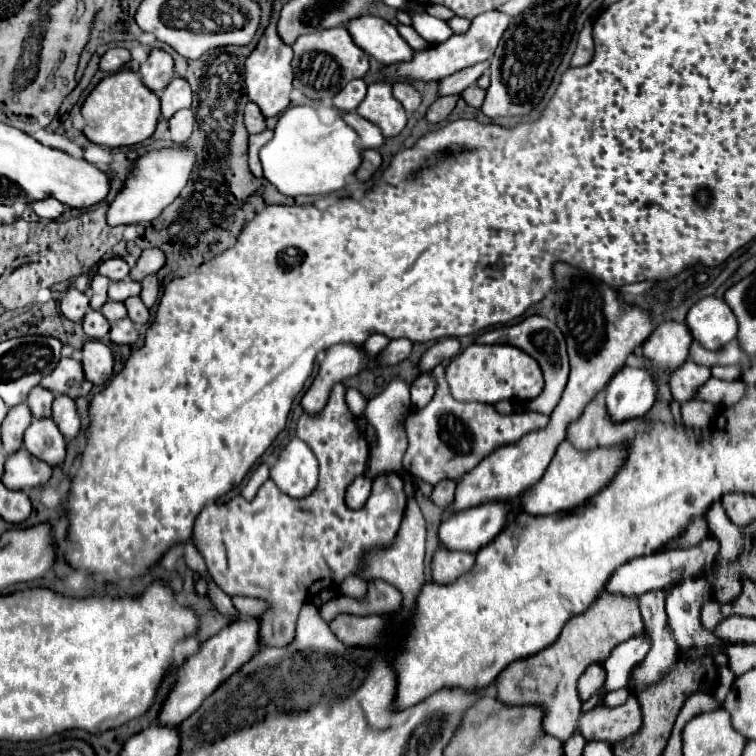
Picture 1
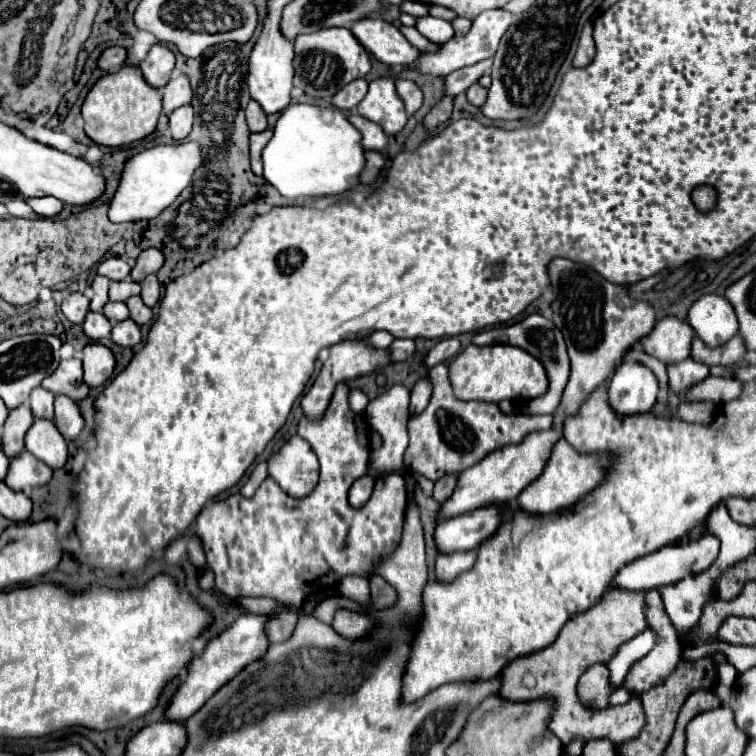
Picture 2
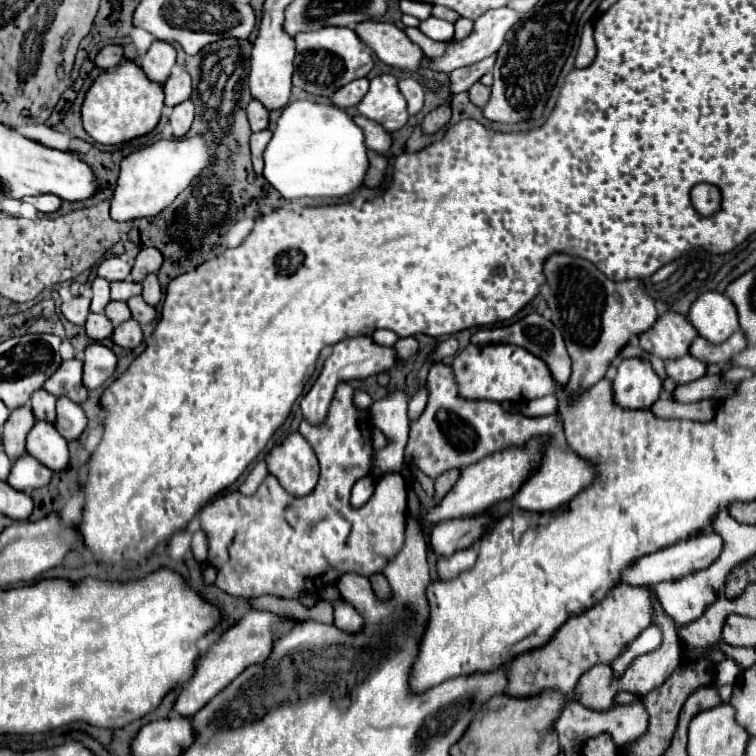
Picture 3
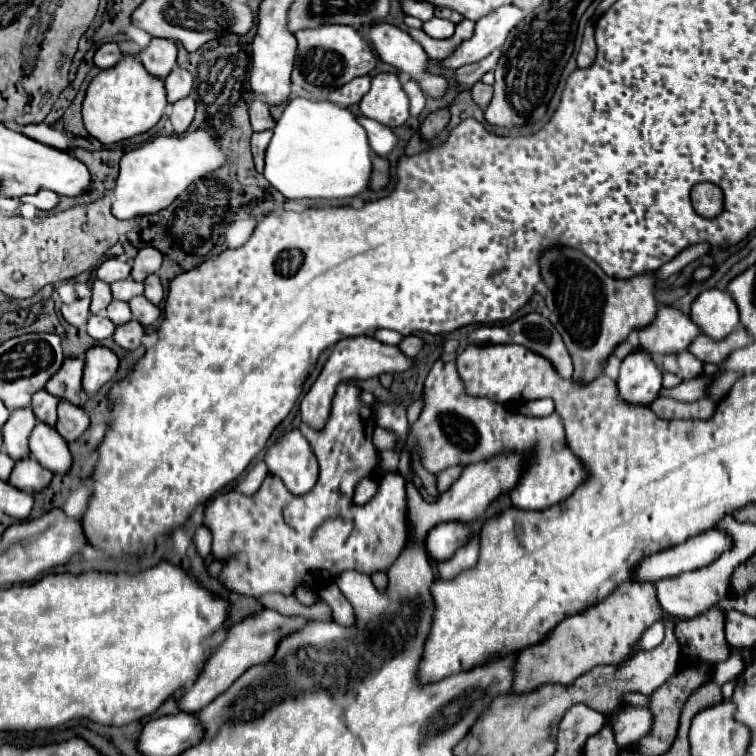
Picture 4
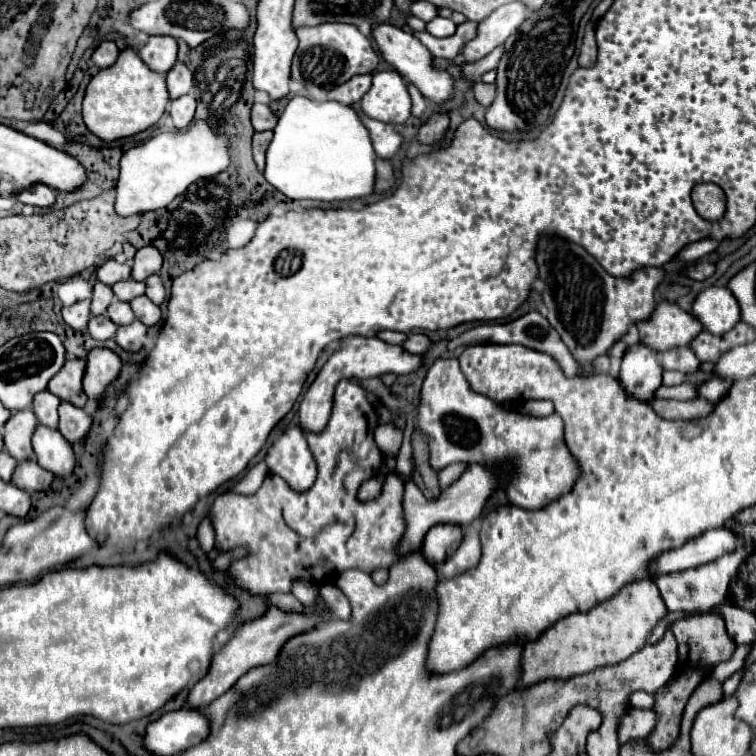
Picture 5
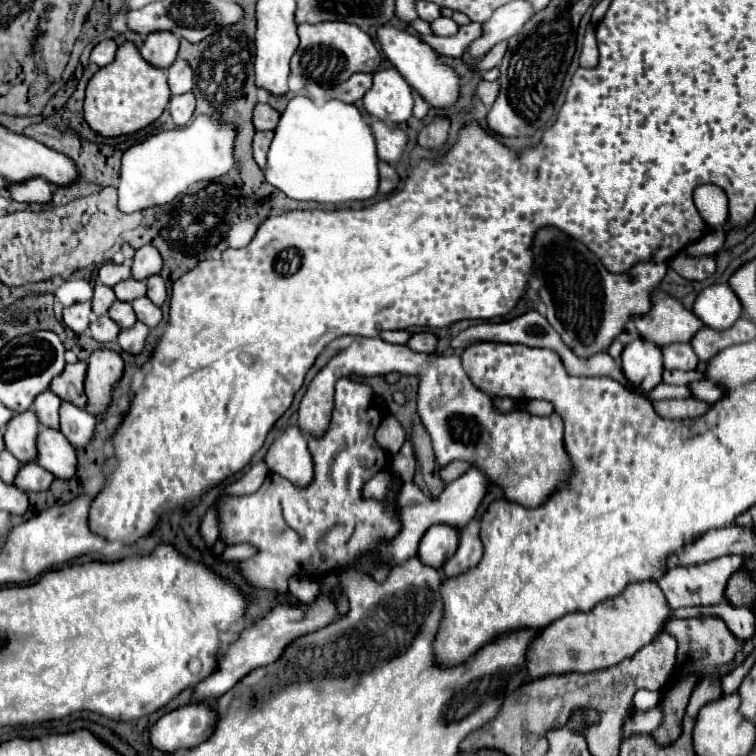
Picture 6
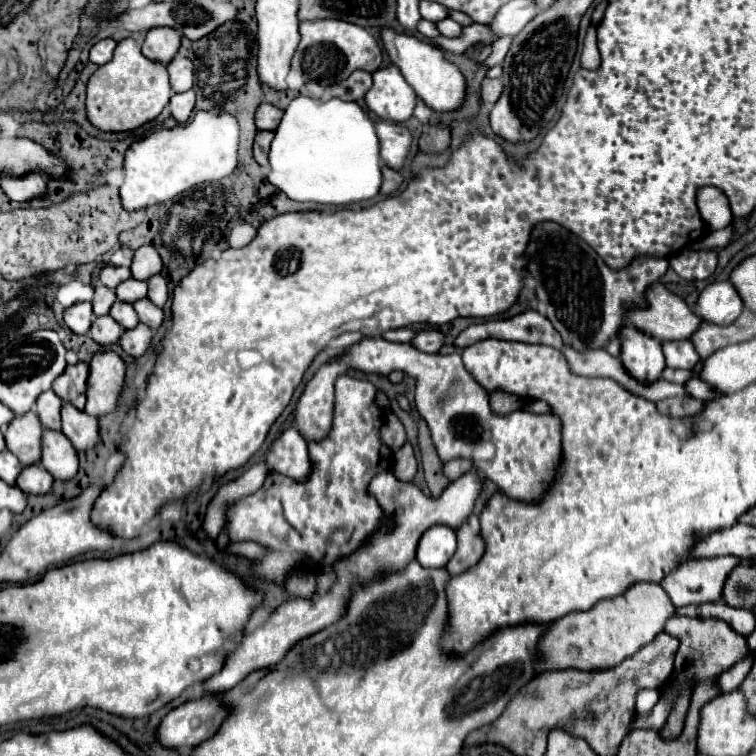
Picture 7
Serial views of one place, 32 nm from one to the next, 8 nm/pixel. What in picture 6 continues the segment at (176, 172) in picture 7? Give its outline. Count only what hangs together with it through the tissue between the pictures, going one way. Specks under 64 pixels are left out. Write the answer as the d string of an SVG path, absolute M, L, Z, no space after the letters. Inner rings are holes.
M194 116L184 128L164 130L128 148L122 156L122 182L118 186L118 208L122 212L162 206L182 194L194 182L214 182L226 176L234 164L236 126L220 116Z

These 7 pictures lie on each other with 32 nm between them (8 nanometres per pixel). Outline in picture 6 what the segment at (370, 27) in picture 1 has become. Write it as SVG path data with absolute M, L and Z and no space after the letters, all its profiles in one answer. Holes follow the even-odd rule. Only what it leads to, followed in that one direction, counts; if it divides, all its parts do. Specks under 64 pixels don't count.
M380 26L378 32L378 42L384 52L384 56L390 60L394 68L400 70L400 74L406 78L406 82L434 108L450 108L456 104L460 96L460 76L454 72L452 66L444 64L440 60L440 54L430 48L426 42L422 42L416 34L406 32L406 30L396 30L394 26Z

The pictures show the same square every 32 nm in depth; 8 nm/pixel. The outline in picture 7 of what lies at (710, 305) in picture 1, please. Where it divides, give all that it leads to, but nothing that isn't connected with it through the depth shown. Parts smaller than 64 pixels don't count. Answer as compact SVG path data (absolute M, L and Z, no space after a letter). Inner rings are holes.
M730 280L708 284L698 298L698 316L712 324L732 324L744 310L744 300Z

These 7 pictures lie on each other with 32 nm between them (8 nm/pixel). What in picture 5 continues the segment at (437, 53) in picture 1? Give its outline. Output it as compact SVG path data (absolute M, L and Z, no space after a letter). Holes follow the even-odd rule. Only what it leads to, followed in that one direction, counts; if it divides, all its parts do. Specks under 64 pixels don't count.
M510 2L496 8L486 20L478 24L478 36L464 46L464 52L456 58L456 64L476 62L500 46L508 36L516 34L516 28L528 18L530 10L520 2Z

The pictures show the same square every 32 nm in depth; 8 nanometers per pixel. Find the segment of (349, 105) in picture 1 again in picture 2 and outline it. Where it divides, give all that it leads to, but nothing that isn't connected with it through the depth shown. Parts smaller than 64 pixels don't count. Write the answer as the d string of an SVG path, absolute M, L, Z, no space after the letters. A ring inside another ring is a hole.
M358 78L358 80L346 84L342 90L338 90L332 98L332 104L340 110L352 110L366 96L366 92L368 92L368 82L364 78Z

